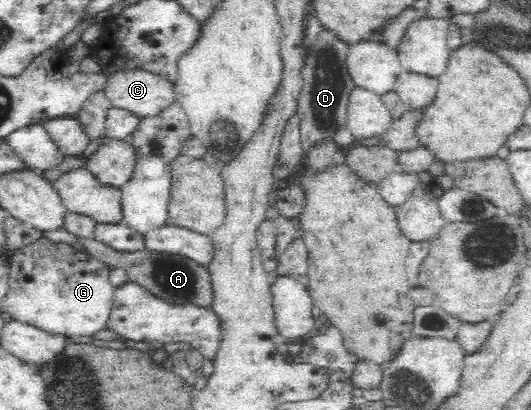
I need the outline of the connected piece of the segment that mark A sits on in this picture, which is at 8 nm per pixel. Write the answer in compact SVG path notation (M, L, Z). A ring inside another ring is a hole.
M78 237L80 248L107 264L111 269L125 270L132 282L138 283L150 294L176 306L194 305L210 308L213 300L213 288L208 267L198 264L188 256L167 252L151 251L146 248L134 252L118 252L108 245L98 242L94 237Z

